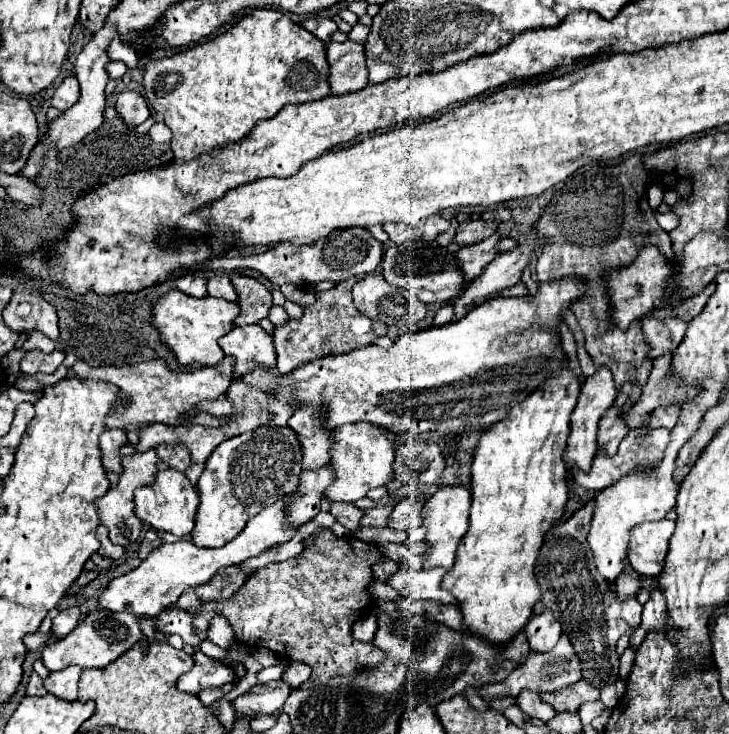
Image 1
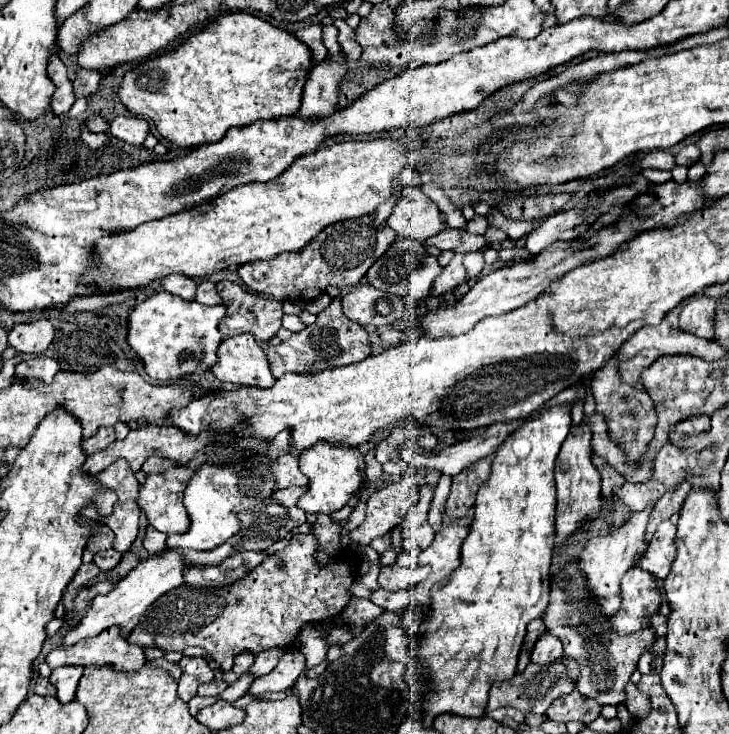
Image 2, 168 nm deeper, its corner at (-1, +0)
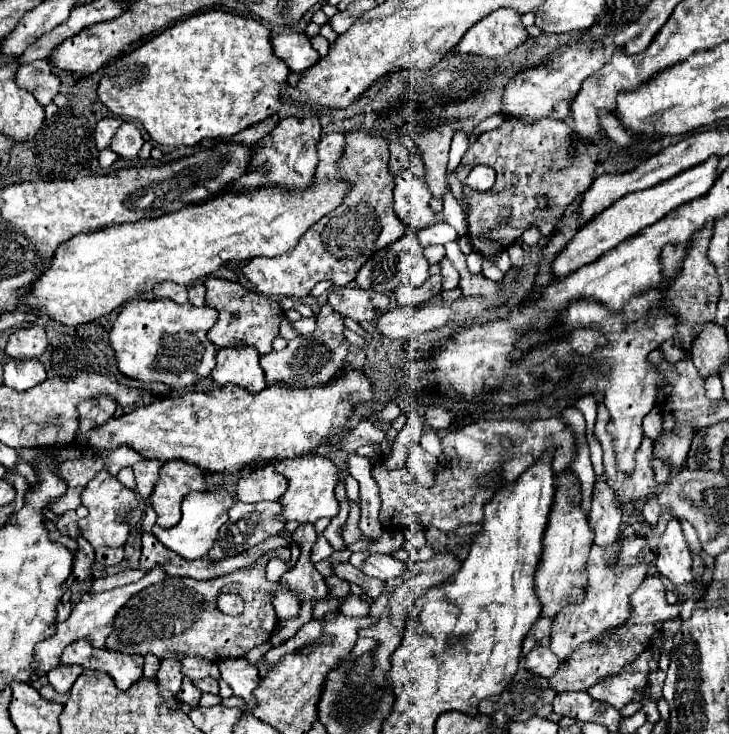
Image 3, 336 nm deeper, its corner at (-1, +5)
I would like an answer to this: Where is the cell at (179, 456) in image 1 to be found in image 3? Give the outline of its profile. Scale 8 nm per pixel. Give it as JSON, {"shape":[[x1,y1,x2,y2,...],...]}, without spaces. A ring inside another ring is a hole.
{"shape":[[141,460,137,464,131,466,133,468,133,474,135,474,135,482,137,482,137,492,141,494,141,498,145,502,149,502,149,496,159,480,159,468,161,468,161,462,157,460]]}

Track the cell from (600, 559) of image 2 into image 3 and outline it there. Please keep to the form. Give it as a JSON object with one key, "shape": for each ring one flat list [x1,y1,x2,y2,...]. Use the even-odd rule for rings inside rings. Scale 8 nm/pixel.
{"shape":[[593,546,589,560,587,560,587,574,589,574,589,584,587,592,581,604,577,606,565,606,561,614,553,620,553,632,551,632,551,650,559,658,561,664,569,662,573,652,587,642,597,642,603,636,611,634,611,630,617,630,629,620,631,614,631,602,629,596,637,590,637,586,643,582,647,566,635,566,629,570,623,570,621,574,615,574,613,564,605,564,603,560,603,550,601,546]]}

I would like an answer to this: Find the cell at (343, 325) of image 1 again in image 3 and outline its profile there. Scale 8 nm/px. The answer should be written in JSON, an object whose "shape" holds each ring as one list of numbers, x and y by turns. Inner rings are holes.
{"shape":[[325,304,317,316,317,330,311,336,297,336,293,338,285,350,271,352,261,358,261,368,265,372,265,380,269,386,285,384,285,386,319,386,325,384,329,378,341,372,341,364,347,356,347,340,343,336,345,324,337,312,329,304]]}

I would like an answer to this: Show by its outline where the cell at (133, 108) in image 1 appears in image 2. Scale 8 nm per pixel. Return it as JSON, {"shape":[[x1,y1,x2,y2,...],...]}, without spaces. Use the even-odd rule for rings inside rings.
{"shape":[[115,117,111,121,111,135,125,143,141,145,149,135,149,123,143,117]]}

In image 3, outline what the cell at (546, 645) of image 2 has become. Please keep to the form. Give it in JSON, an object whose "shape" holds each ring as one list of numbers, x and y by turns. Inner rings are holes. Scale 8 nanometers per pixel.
{"shape":[[537,646,525,656,525,664,523,666,525,666,525,670,529,670,529,672,533,672,537,676,551,678,557,672,559,662,557,662,557,656,549,648]]}

